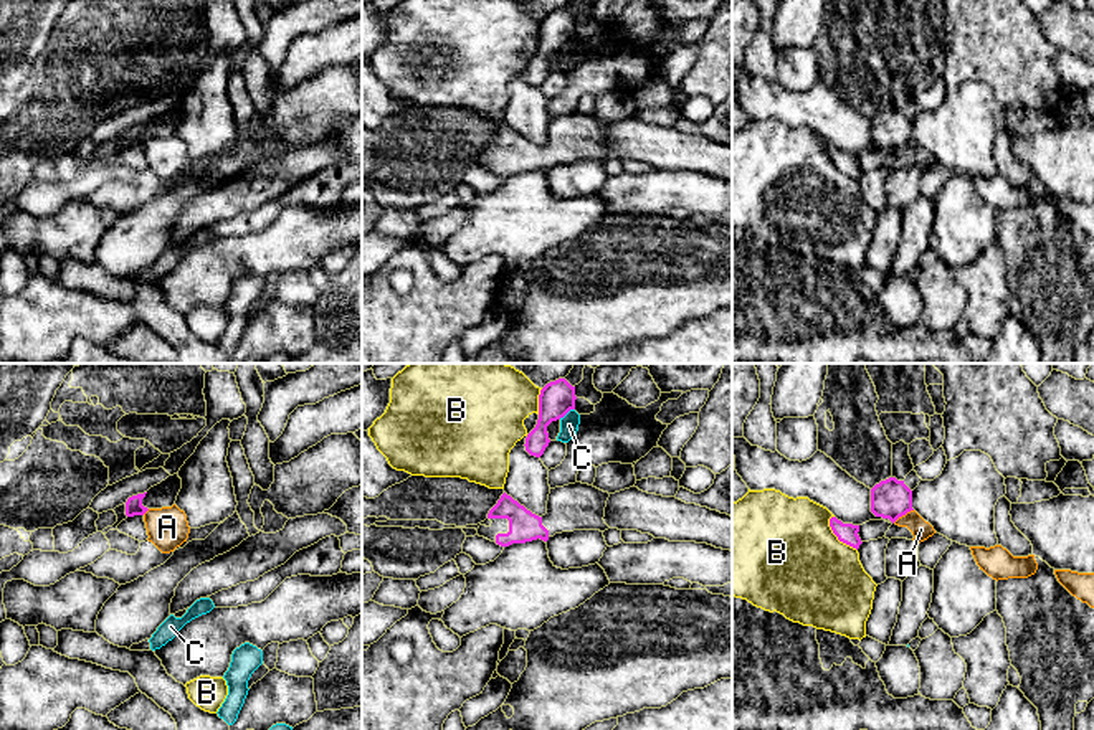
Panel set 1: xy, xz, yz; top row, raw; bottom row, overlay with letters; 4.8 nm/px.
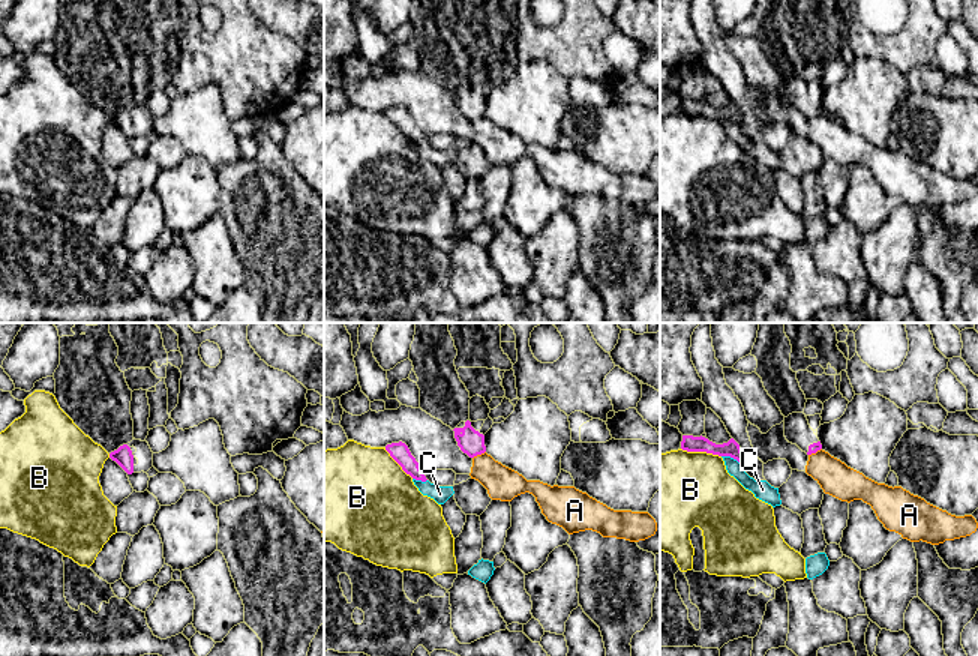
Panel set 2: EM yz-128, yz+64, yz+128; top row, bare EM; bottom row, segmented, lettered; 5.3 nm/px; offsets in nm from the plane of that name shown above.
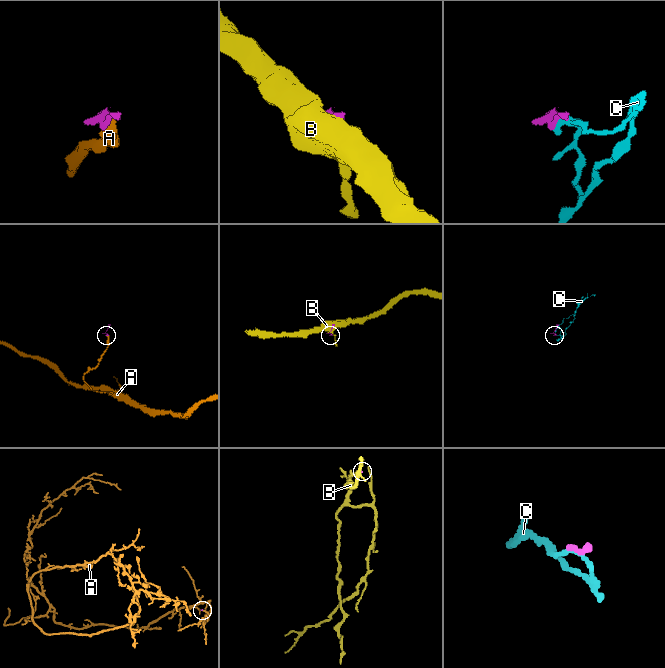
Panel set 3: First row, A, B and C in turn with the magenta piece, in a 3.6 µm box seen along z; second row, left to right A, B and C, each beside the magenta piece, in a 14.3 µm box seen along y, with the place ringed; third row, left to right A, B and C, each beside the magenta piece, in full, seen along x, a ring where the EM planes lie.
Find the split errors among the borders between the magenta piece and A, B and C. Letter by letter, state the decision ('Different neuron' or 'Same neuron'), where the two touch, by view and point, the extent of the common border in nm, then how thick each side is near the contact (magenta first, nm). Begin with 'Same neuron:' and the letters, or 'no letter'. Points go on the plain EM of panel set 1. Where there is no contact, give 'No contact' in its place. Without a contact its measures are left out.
Same neuron: no letter
A: Different neuron. Touches magenta at yz (903, 144). Shared border 120 nm. Thickness 190 nm (magenta) against 90 nm
B: Different neuron. Touches magenta at yz (837, 165). Shared border 220 nm. Thickness 100 nm (magenta) against 480 nm
C: Different neuron. Touches magenta at xz (566, 43). Shared border 90 nm. Thickness 170 nm (magenta) against 100 nm

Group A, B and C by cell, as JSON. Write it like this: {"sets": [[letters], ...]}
{"sets": [["A"], ["B"], ["C"]]}

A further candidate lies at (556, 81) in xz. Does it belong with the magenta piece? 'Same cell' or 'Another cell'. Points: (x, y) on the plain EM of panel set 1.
Another cell

